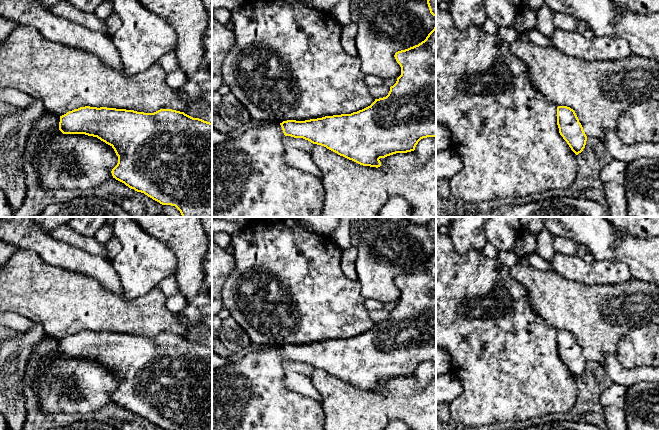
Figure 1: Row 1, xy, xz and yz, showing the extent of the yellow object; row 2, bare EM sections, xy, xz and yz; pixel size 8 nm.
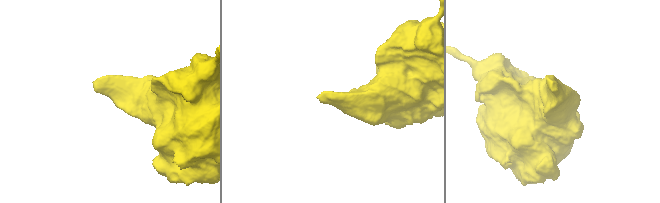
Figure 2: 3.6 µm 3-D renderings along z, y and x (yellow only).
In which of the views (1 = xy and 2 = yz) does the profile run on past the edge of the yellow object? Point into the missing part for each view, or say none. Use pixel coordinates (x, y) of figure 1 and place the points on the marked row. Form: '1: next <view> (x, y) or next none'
1: next none
2: next none

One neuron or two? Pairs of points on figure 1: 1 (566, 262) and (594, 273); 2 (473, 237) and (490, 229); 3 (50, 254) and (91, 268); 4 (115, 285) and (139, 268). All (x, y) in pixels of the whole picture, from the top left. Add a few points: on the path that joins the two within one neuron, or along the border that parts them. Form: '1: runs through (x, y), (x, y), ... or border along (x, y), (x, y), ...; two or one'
1: runs through (573, 268), (587, 273); one
2: border along (483, 227), (487, 241); two
3: runs through (60, 254), (81, 262); one
4: border along (110, 261), (118, 276), (122, 295); two

